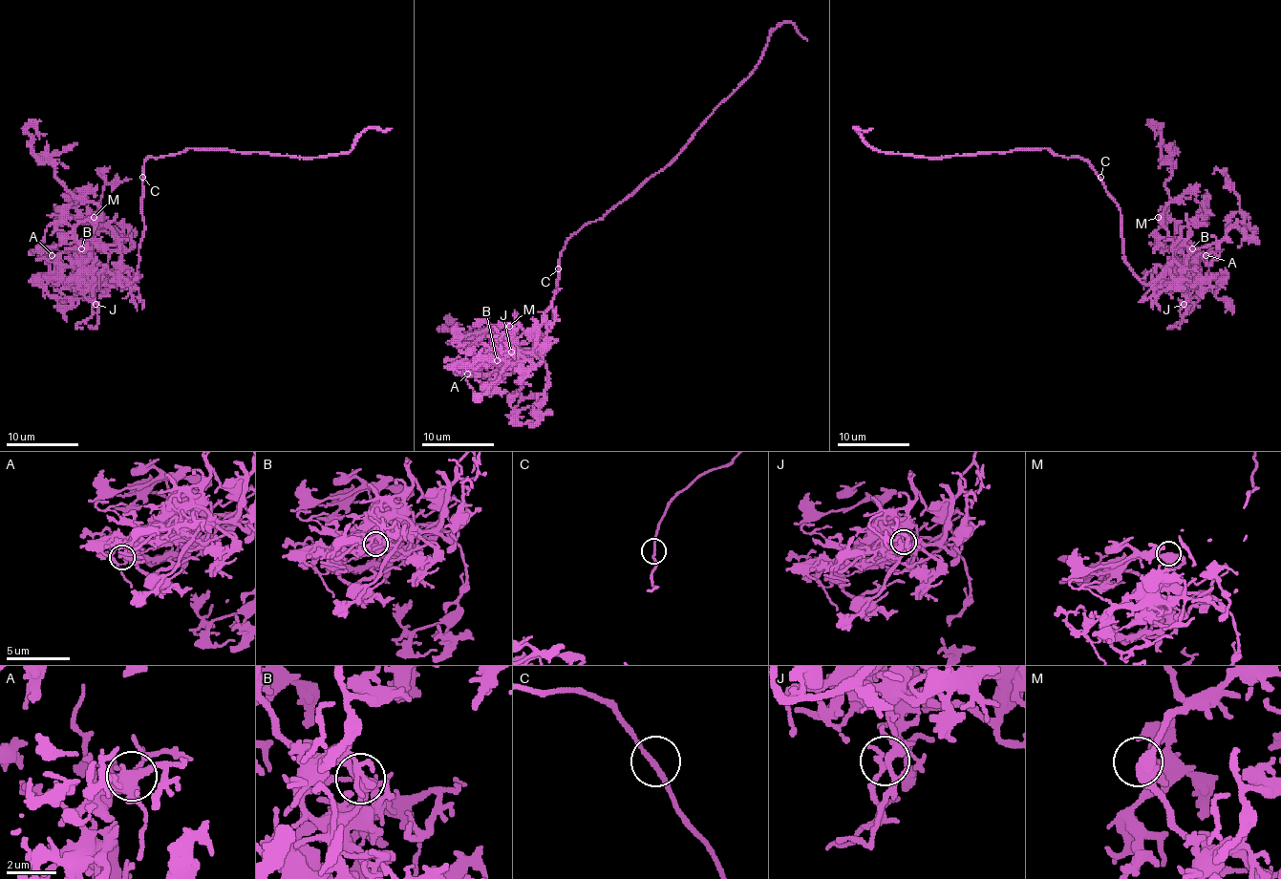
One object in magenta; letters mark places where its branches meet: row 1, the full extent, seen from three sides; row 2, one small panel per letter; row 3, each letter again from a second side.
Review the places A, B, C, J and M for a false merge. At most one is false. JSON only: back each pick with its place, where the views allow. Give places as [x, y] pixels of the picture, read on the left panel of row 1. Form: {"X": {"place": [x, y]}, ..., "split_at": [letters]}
{"B": {"place": [81, 248]}, "split_at": ["B"]}

